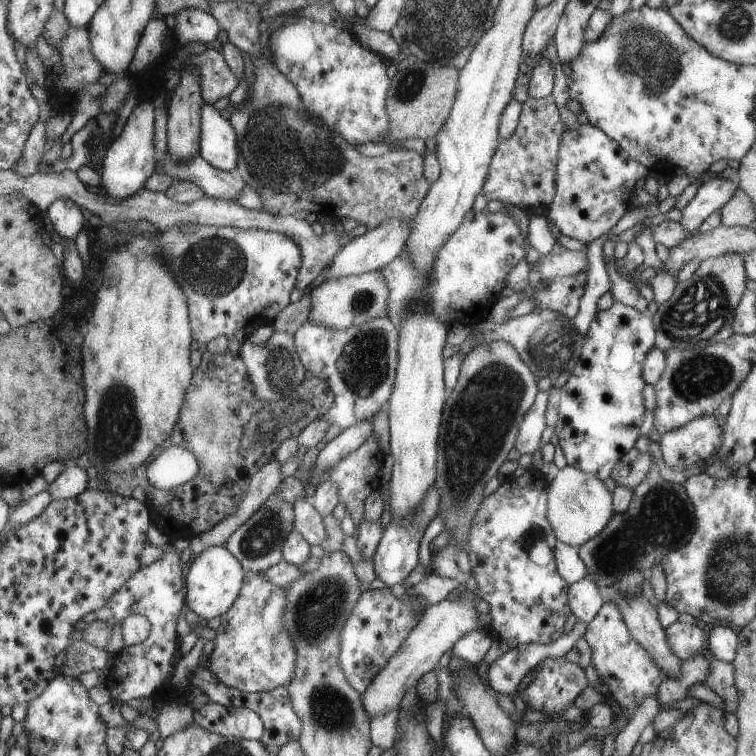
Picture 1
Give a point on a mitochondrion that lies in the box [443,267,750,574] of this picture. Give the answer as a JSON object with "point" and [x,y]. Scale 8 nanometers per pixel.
{"point":[703,311]}

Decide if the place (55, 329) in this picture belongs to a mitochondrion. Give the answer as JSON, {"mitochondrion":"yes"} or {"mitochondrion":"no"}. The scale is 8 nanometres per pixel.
{"mitochondrion":"no"}

